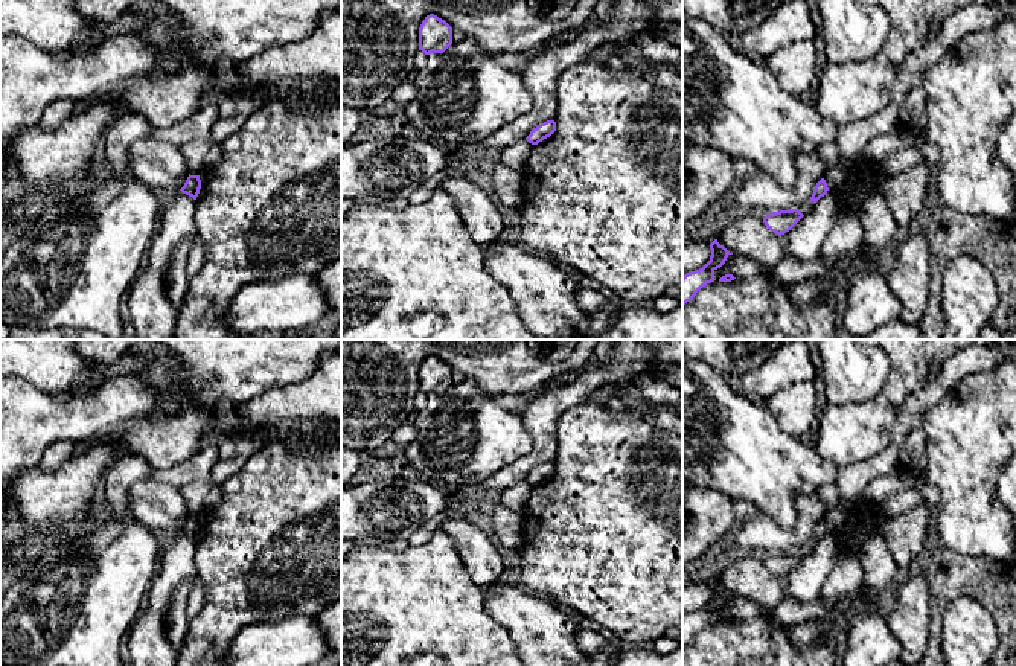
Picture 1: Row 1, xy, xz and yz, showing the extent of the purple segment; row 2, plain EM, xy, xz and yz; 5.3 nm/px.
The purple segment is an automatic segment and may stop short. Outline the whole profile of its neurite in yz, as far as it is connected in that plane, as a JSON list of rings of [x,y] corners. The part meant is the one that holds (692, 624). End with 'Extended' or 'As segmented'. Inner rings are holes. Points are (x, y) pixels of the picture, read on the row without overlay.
[[[717,581],[710,585],[710,591],[710,602],[702,610],[690,613],[682,619],[682,646],[690,643],[702,628],[714,623],[714,613],[733,596]]]. As segmented

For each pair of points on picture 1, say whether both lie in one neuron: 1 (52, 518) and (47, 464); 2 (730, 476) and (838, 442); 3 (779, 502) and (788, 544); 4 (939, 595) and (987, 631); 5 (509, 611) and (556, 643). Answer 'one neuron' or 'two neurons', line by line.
1: two neurons
2: two neurons
3: two neurons
4: two neurons
5: one neuron

